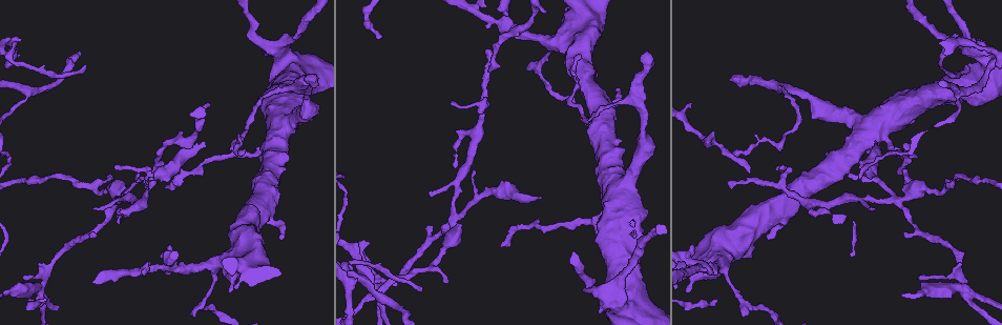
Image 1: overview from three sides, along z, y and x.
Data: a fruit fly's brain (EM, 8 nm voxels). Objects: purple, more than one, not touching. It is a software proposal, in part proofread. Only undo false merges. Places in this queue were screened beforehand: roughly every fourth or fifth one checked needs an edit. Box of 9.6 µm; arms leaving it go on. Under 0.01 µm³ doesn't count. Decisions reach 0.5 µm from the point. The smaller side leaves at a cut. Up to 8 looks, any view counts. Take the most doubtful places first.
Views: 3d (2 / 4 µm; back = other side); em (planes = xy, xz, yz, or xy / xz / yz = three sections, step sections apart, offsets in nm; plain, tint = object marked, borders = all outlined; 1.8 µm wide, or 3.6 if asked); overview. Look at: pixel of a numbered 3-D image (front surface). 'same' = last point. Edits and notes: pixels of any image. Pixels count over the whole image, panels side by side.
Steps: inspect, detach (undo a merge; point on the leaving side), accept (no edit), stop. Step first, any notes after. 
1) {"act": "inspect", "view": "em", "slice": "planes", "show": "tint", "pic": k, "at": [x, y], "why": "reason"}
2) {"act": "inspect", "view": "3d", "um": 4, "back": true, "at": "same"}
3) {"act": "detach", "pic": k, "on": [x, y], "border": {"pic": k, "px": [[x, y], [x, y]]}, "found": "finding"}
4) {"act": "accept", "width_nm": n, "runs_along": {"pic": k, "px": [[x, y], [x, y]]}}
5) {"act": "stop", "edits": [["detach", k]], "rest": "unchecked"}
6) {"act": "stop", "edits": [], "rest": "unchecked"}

{"act": "inspect", "view": "3d", "um": 2, "pic": 1, "at": [30, 91], "why": "arms part here"}

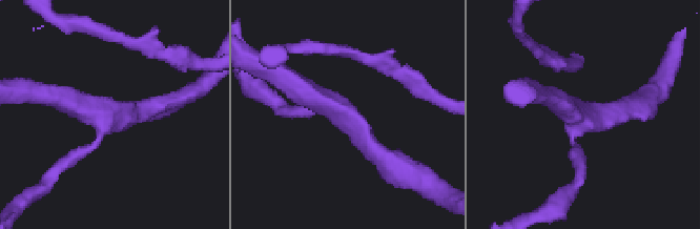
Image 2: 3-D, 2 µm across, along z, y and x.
{"act": "inspect", "view": "em", "slice": "yz", "step": 16, "show": "tint", "pic": 2, "at": [577, 121], "arms": 3}

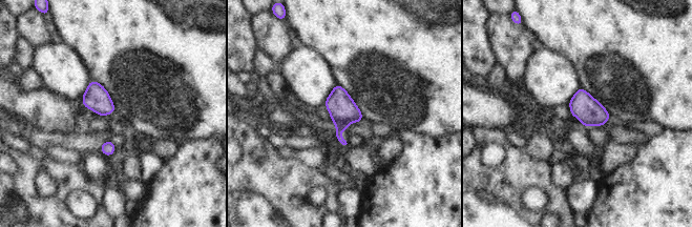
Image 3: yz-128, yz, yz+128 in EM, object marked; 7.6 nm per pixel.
{"act": "inspect", "view": "em", "slice": "planes", "show": "borders", "at": "same", "why": "cut it another way"}

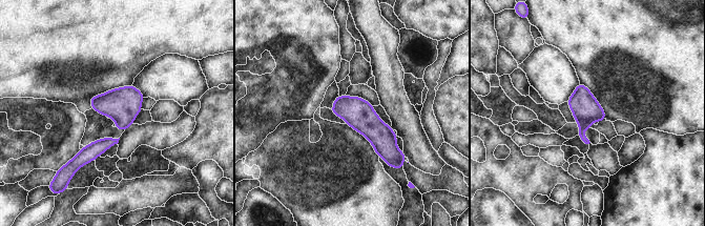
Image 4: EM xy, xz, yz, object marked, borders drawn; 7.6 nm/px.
{"act": "accept", "found": "all the same cell"}

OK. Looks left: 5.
{"act": "inspect", "view": "3d", "um": 2, "pic": 1, "at": [897, 148], "why": "a fork"}

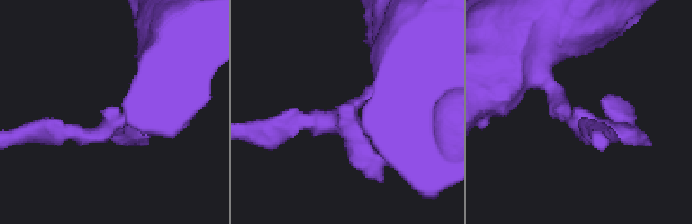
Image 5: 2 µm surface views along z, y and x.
{"act": "inspect", "view": "em", "slice": "planes", "show": "tint", "pic": 5, "at": [112, 125], "why": "shape alone is not enough"}

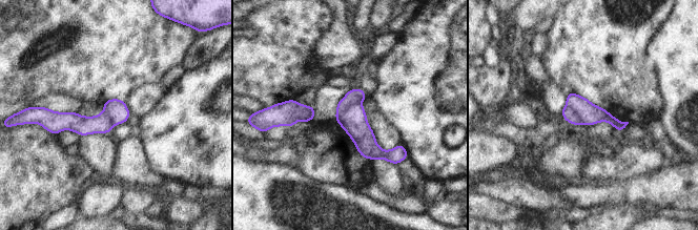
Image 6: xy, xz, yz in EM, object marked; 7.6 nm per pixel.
{"act": "detach", "pic": 6, "on": [353, 121], "width_nm": 180, "part_leaving": {"pic": 6, "px": [[342, 118], [377, 152], [398, 153]]}, "found": "a second cell is stuck on"}

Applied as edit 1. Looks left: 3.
{"act": "inspect", "view": "3d", "um": 4, "back": true, "pic": 1, "at": [41, 288], "why": "looks like a crossing"}

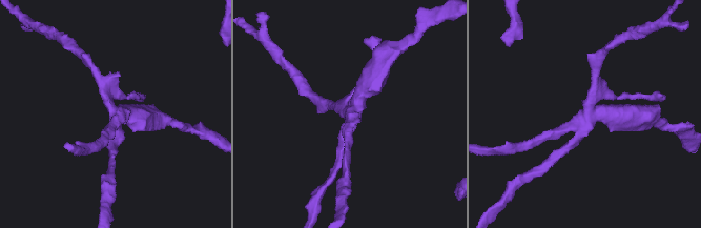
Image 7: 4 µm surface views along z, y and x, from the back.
{"act": "inspect", "view": "em", "slice": "planes", "show": "tint", "pic": 7, "at": [351, 110]}

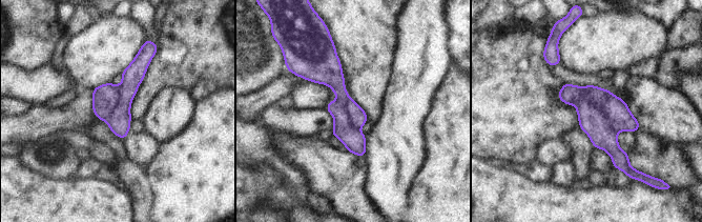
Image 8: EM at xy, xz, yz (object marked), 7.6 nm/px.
{"act": "detach", "pic": 8, "on": [616, 109], "found": "two cells meet here"}

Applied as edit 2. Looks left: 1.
{"act": "stop", "edits": [["detach", 6], ["detach", 8]], "rest": "unchecked"}

